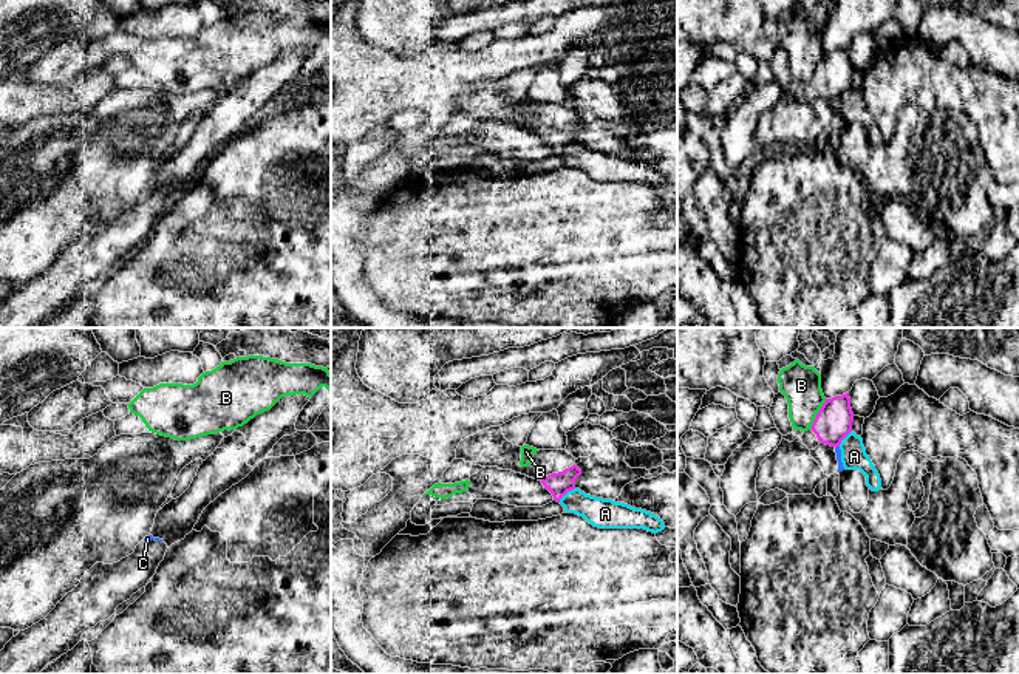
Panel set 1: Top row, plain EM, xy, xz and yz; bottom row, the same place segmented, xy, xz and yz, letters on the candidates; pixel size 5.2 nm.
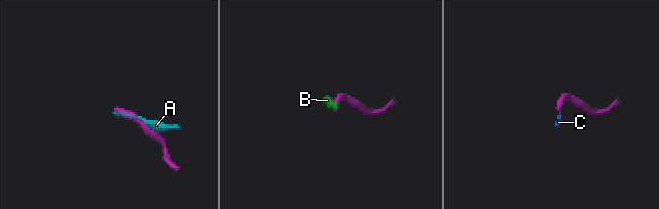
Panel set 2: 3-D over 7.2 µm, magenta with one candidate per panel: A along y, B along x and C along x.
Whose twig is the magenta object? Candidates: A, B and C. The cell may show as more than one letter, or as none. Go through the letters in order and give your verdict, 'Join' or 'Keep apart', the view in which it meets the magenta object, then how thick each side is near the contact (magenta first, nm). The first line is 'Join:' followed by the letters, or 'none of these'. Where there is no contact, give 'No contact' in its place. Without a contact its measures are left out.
Join: none of these
A: Keep apart. Touches magenta in xz. Thickness 120 nm (magenta) against 160 nm
B: Keep apart. Touches magenta in yz. Thickness 190 nm (magenta) against 200 nm
C: Keep apart. Touches magenta in yz. Thickness 190 nm (magenta) against 30 nm

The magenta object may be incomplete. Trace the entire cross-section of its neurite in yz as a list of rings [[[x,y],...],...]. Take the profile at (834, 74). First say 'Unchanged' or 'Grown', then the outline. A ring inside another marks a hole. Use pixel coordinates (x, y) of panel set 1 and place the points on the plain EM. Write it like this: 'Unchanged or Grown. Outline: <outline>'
Grown. Outline: [[[849,46],[826,53],[812,82],[803,87],[801,94],[809,104],[815,104],[820,97],[837,102],[852,85],[852,76],[854,66]]]

